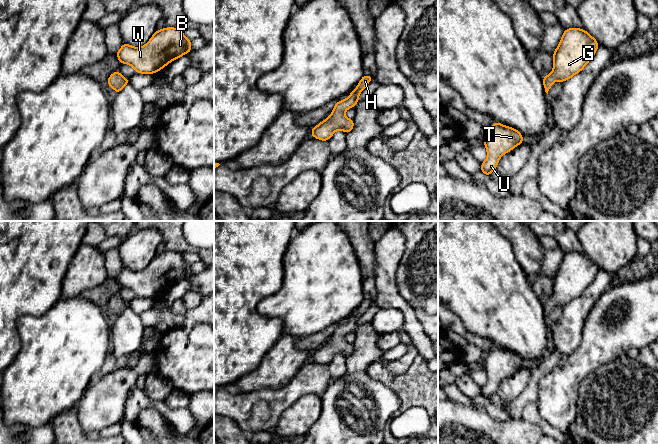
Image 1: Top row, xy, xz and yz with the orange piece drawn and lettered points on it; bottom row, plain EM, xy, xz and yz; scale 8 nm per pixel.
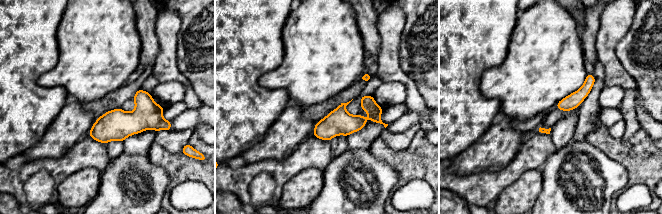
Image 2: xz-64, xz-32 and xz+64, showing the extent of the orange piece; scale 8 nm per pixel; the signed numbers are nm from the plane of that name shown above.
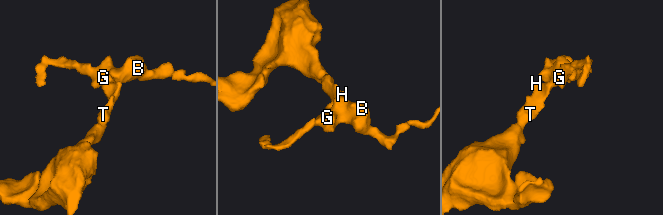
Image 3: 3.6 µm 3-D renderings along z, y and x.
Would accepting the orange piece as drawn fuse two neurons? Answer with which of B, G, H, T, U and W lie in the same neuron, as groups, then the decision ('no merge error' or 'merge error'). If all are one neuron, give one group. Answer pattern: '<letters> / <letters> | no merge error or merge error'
B G H T U W | no merge error

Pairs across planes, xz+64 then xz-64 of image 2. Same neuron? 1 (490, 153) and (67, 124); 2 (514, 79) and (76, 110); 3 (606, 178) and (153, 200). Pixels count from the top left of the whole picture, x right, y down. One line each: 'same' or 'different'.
1: same
2: different
3: same

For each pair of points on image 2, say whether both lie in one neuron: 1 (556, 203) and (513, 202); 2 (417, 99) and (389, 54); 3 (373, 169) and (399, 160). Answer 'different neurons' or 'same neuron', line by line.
1: different neurons
2: same neuron
3: different neurons

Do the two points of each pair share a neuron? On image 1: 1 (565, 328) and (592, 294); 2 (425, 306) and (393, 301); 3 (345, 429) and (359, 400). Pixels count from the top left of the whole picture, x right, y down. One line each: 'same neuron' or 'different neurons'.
1: same neuron
2: different neurons
3: same neuron

